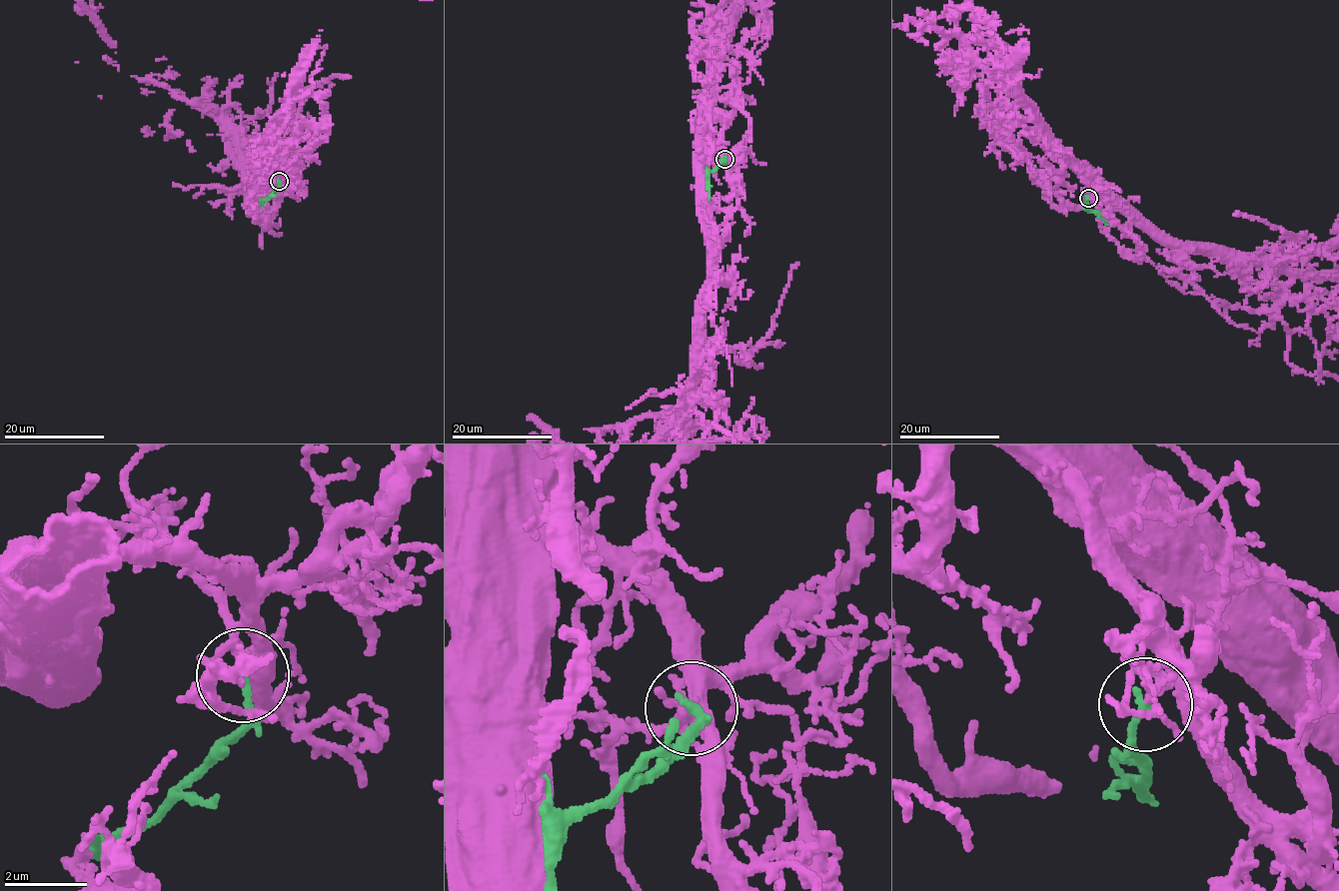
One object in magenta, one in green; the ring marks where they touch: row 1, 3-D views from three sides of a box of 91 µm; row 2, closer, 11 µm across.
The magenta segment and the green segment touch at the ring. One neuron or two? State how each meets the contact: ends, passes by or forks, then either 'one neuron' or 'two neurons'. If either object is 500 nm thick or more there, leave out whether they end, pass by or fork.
magenta passes by; green ends there; one neuron

